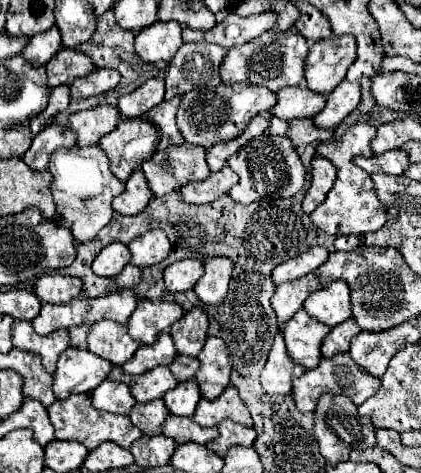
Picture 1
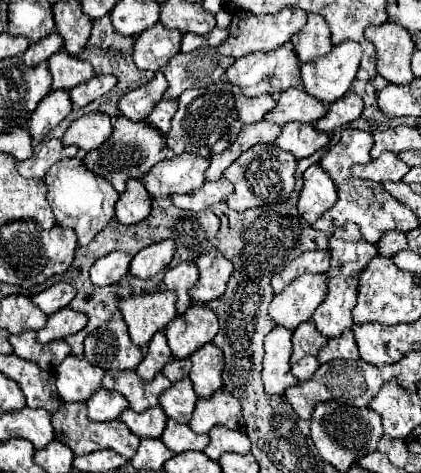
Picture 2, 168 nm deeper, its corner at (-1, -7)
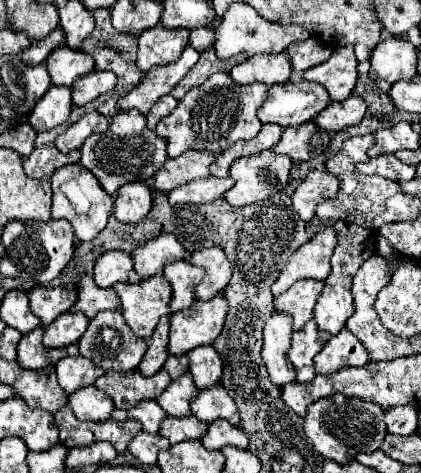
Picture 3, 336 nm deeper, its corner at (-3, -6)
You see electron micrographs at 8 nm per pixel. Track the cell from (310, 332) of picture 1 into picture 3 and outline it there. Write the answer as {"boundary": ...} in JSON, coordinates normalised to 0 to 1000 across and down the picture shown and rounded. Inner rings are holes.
{"boundary":[[[746,677],[727,681],[727,689],[694,706],[689,732],[689,761],[703,782],[703,808],[741,808],[751,786],[741,774],[741,757],[765,740],[774,719],[784,715],[779,702],[765,702]]]}

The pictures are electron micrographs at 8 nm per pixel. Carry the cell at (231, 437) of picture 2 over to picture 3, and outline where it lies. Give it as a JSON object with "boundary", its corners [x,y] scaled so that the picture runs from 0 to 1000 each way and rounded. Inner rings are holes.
{"boundary":[[[508,888],[494,901],[480,926],[480,939],[494,951],[523,951],[537,939],[561,943],[561,947],[589,947],[589,922],[565,901],[546,896],[542,888]]]}

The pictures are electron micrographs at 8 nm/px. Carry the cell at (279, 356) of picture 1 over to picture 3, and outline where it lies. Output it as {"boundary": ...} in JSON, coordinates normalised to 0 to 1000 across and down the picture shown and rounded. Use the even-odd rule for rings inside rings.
{"boundary":[[[651,660],[627,689],[627,732],[622,761],[641,791],[641,803],[656,816],[698,808],[698,778],[684,757],[694,710],[694,672],[675,660]]]}

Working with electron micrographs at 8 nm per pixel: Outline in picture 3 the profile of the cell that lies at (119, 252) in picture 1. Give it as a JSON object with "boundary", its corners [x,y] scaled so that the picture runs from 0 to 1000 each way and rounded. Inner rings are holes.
{"boundary":[[[280,529],[247,533],[223,562],[223,596],[238,609],[261,609],[276,596],[299,596],[309,571],[314,571],[309,537]]]}

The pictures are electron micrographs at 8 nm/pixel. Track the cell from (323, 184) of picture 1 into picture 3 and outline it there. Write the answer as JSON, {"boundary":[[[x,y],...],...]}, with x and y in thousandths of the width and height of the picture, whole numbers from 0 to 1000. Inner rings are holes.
{"boundary":[[[736,359],[732,372],[708,389],[694,410],[694,431],[713,461],[736,469],[746,461],[751,436],[779,419],[793,419],[808,402],[808,381],[774,359]]]}

